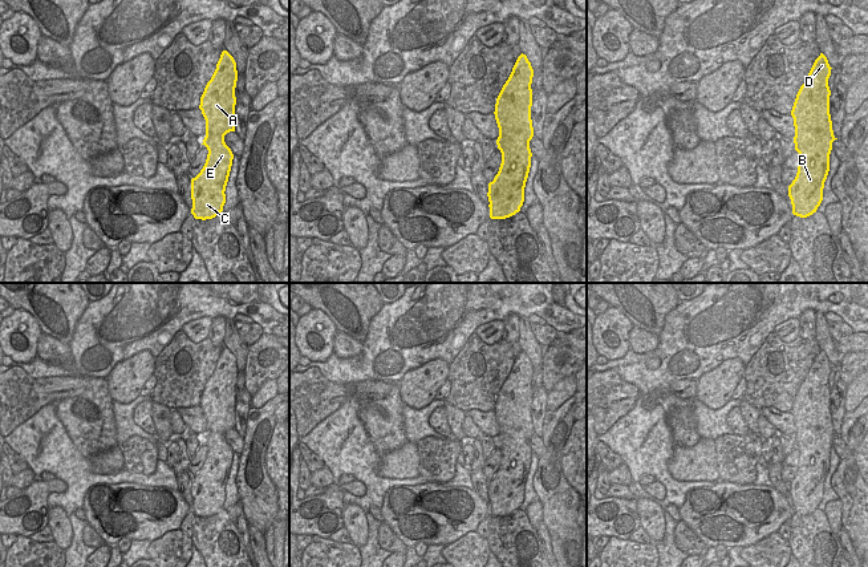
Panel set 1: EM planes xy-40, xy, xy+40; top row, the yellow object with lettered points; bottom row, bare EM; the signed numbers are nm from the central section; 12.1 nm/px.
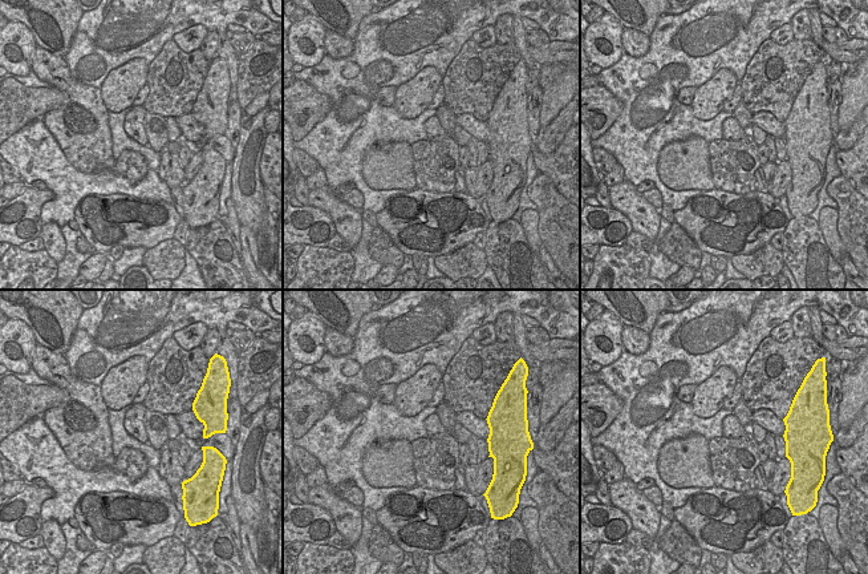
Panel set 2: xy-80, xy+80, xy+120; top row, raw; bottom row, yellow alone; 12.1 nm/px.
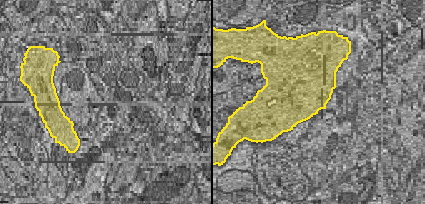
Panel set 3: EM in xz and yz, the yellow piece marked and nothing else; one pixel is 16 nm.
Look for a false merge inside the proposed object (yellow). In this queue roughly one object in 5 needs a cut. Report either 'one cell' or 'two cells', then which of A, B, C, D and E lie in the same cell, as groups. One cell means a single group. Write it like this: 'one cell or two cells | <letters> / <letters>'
one cell | A B C D E

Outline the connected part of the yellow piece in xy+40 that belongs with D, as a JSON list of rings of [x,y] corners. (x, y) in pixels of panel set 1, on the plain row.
[[[820,351],[800,384],[791,408],[799,462],[796,474],[788,483],[788,494],[792,511],[800,515],[816,510],[823,498],[832,440],[837,437],[830,412],[831,366],[827,355]]]

